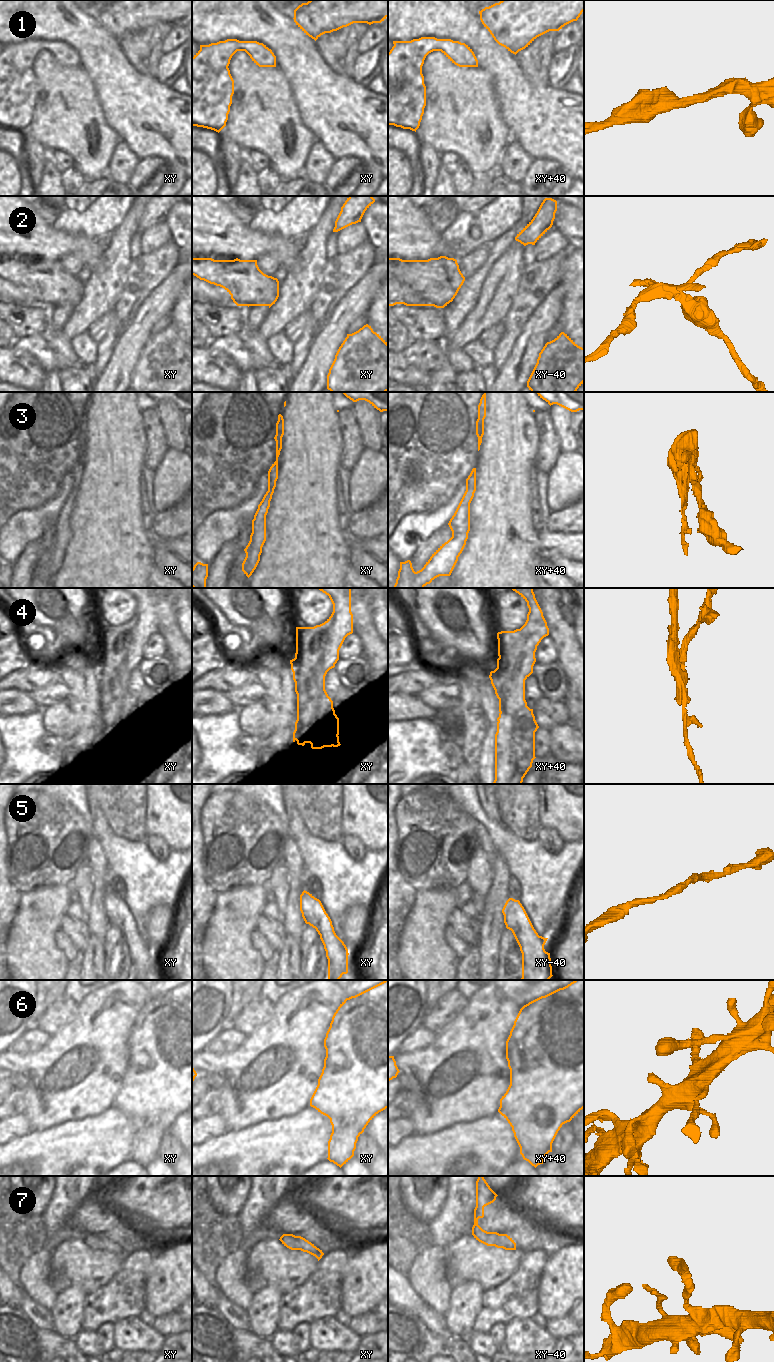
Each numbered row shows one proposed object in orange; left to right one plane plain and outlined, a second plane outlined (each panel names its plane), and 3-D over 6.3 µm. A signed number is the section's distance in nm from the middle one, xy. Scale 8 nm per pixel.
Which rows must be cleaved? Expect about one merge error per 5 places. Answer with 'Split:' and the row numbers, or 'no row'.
Split: 2, 4

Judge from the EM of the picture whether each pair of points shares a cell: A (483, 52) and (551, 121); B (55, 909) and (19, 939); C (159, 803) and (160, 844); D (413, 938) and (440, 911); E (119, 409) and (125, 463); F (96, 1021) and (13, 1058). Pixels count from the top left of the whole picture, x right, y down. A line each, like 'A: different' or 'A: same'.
A: same
B: same
C: different
D: same
E: same
F: same

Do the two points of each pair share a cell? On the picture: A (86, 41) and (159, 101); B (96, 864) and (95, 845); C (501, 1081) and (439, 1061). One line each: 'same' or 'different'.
A: same
B: same
C: same

